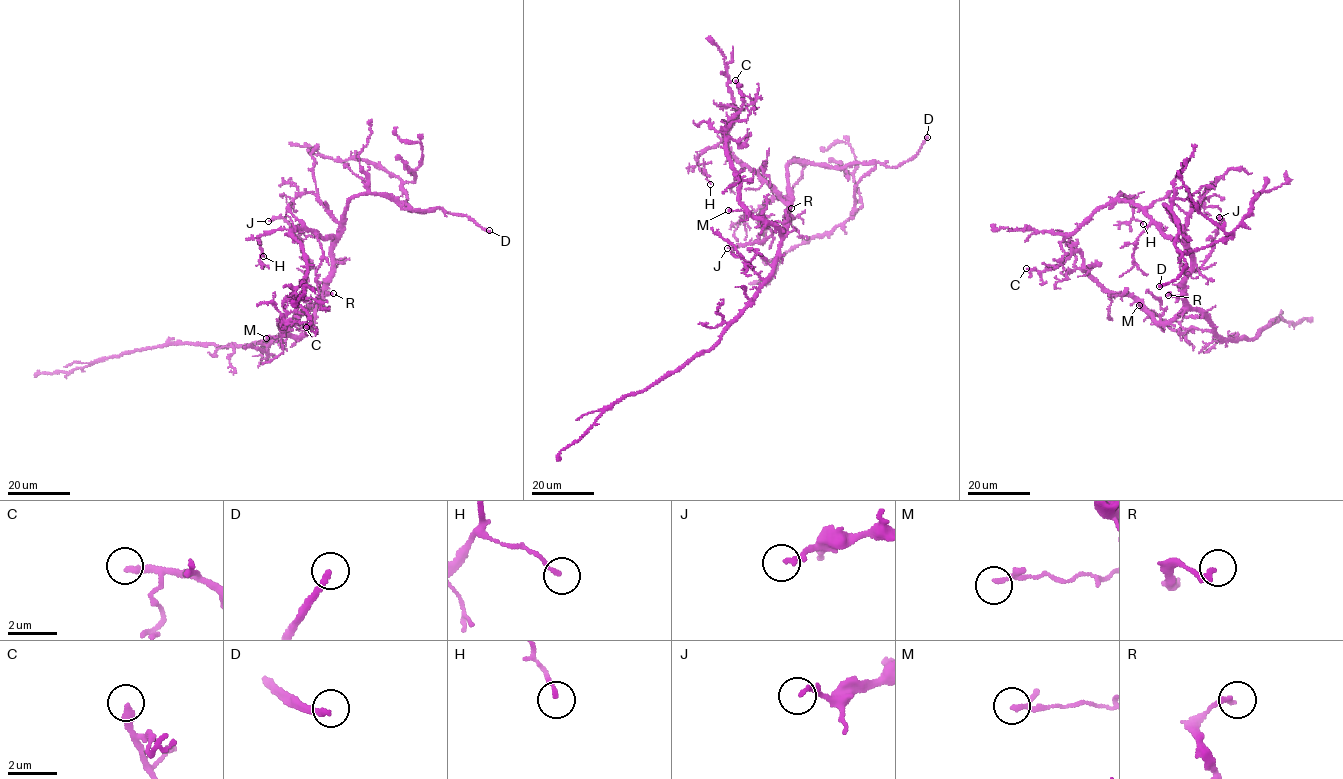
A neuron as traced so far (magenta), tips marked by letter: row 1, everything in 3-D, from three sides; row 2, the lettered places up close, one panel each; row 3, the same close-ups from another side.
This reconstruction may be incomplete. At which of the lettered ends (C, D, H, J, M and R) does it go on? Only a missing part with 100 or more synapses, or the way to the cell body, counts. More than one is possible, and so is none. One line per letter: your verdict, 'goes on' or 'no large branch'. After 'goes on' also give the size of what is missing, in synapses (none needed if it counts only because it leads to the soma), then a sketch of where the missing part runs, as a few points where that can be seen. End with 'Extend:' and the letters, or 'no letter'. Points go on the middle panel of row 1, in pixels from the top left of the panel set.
C: no large branch
D: goes on | (927, 137), (936, 117), (933, 117)
H: no large branch
J: no large branch
M: goes on | 250 syn | (728, 210), (719, 221), (705, 227), (698, 224), (687, 207), (673, 163), (668, 57), (660, 37)
R: no large branch
Extend: D, M

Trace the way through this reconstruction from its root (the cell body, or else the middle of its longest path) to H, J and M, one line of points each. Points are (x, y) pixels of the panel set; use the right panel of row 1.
H: (1188, 275), (1190, 251), (1168, 237), (1139, 207), (1120, 200), (1119, 192), (1132, 202), (1133, 218), (1143, 224)
J: (1188, 275), (1181, 291), (1184, 276), (1200, 268), (1210, 254), (1221, 220), (1219, 217)
M: (1188, 275), (1184, 282), (1183, 310), (1178, 316), (1167, 321), (1157, 321), (1139, 305)

